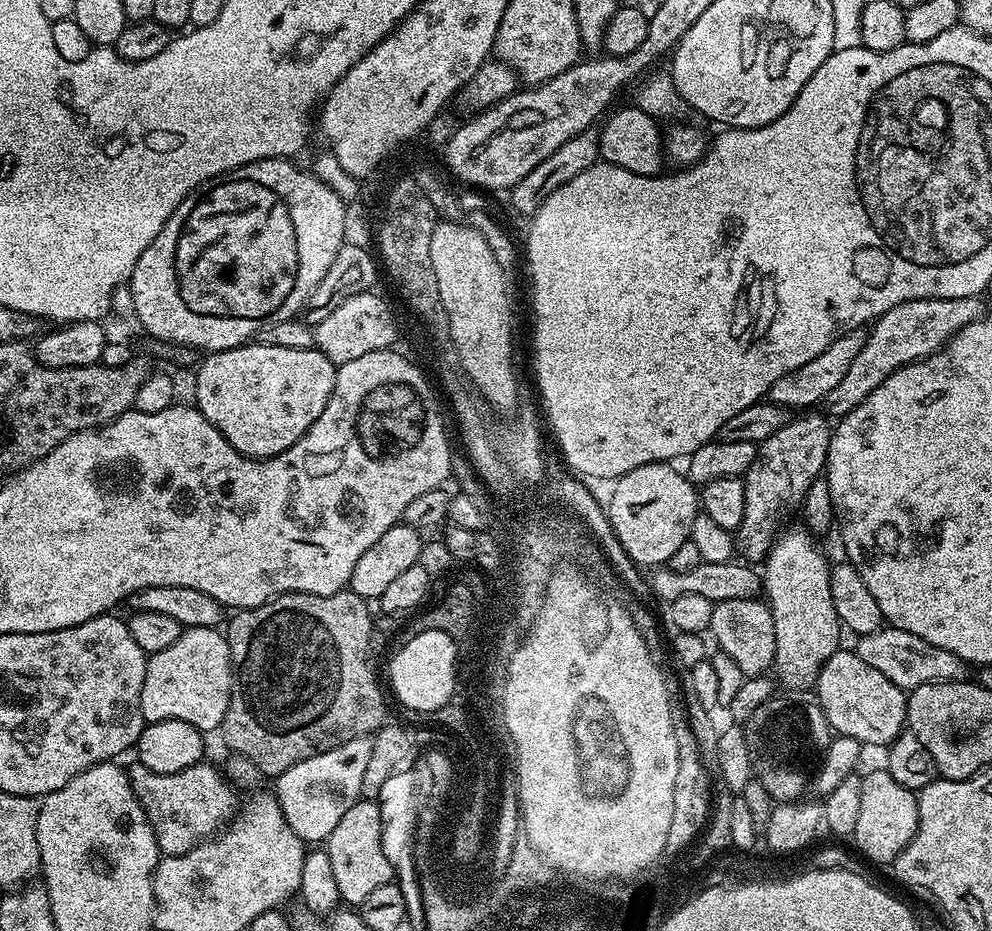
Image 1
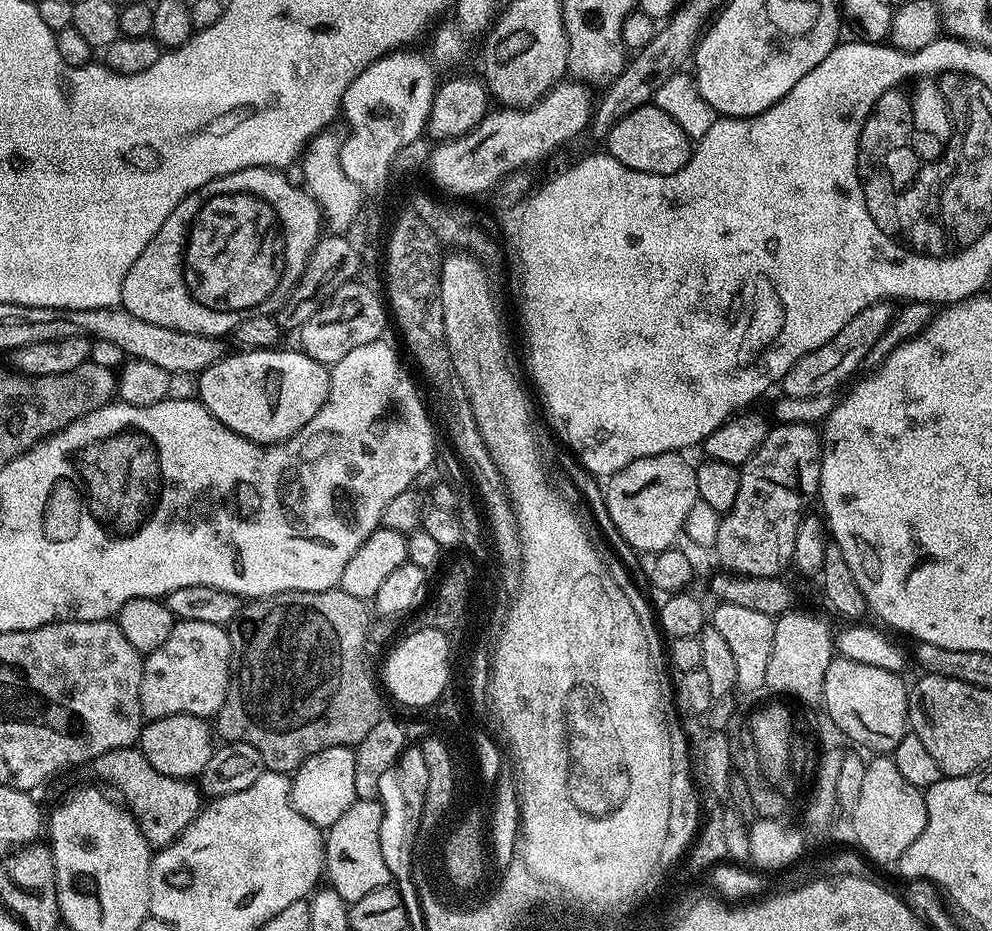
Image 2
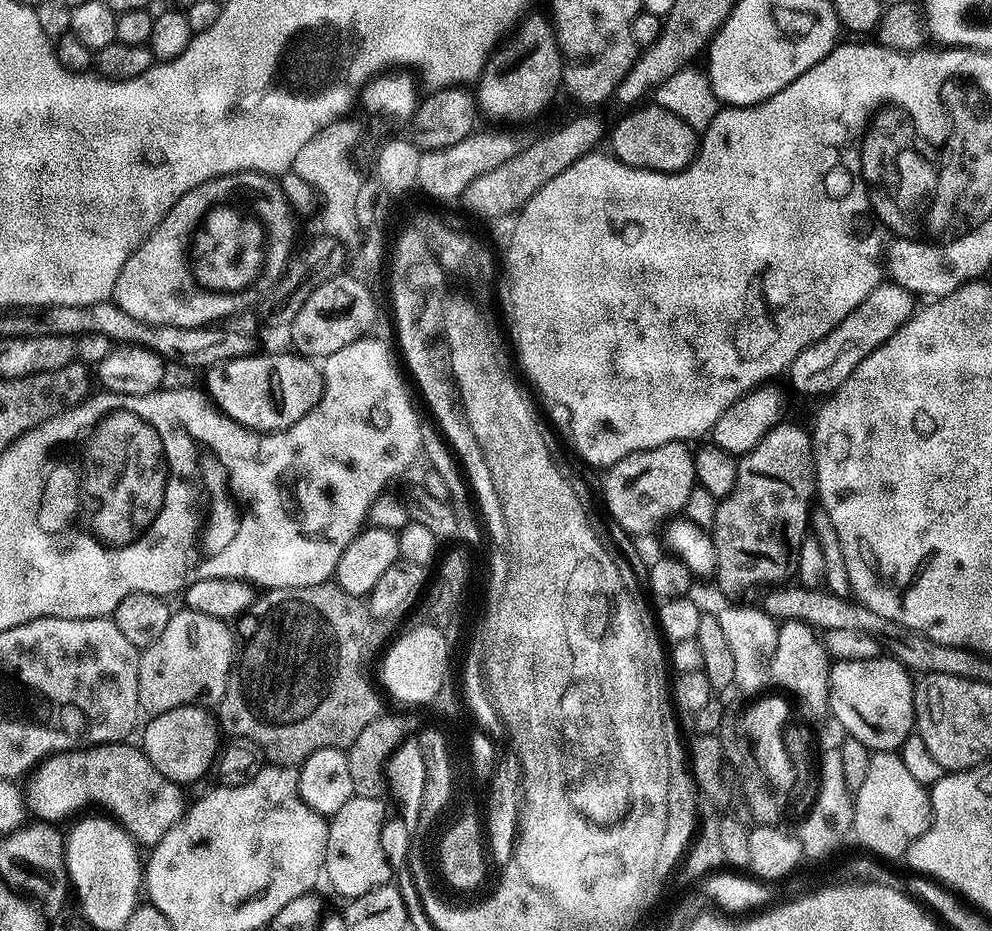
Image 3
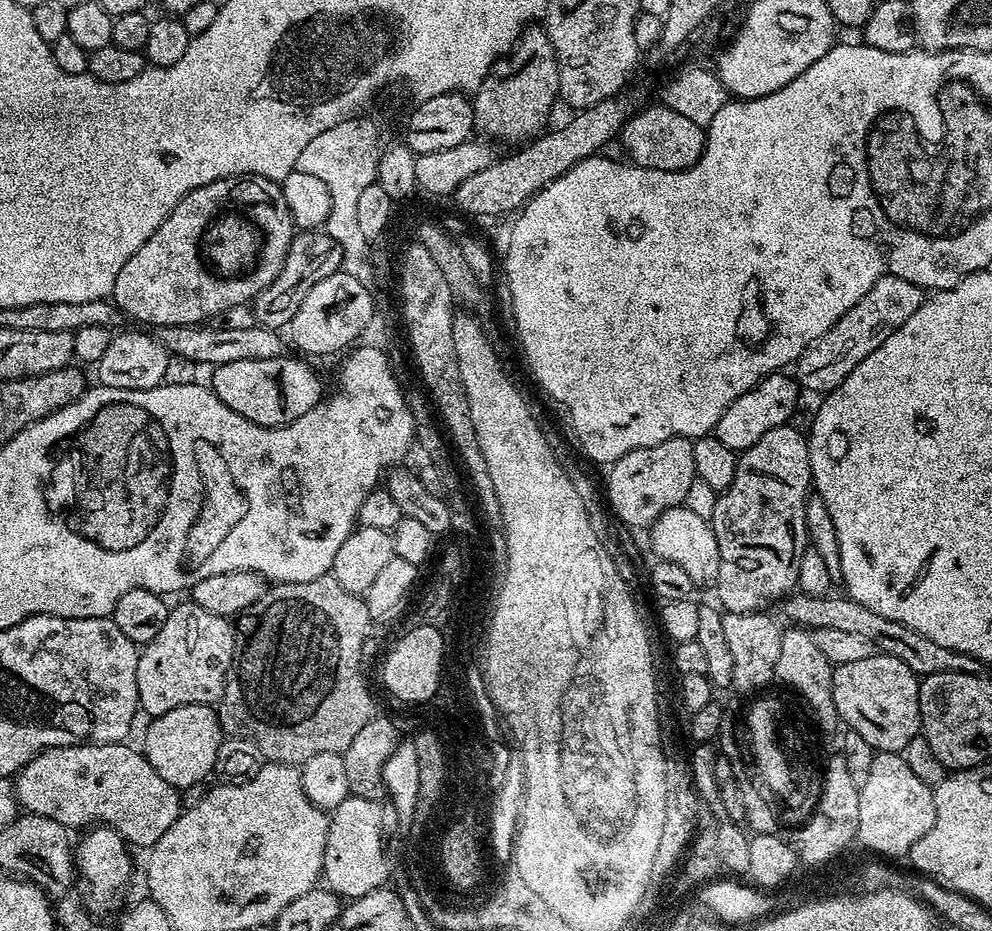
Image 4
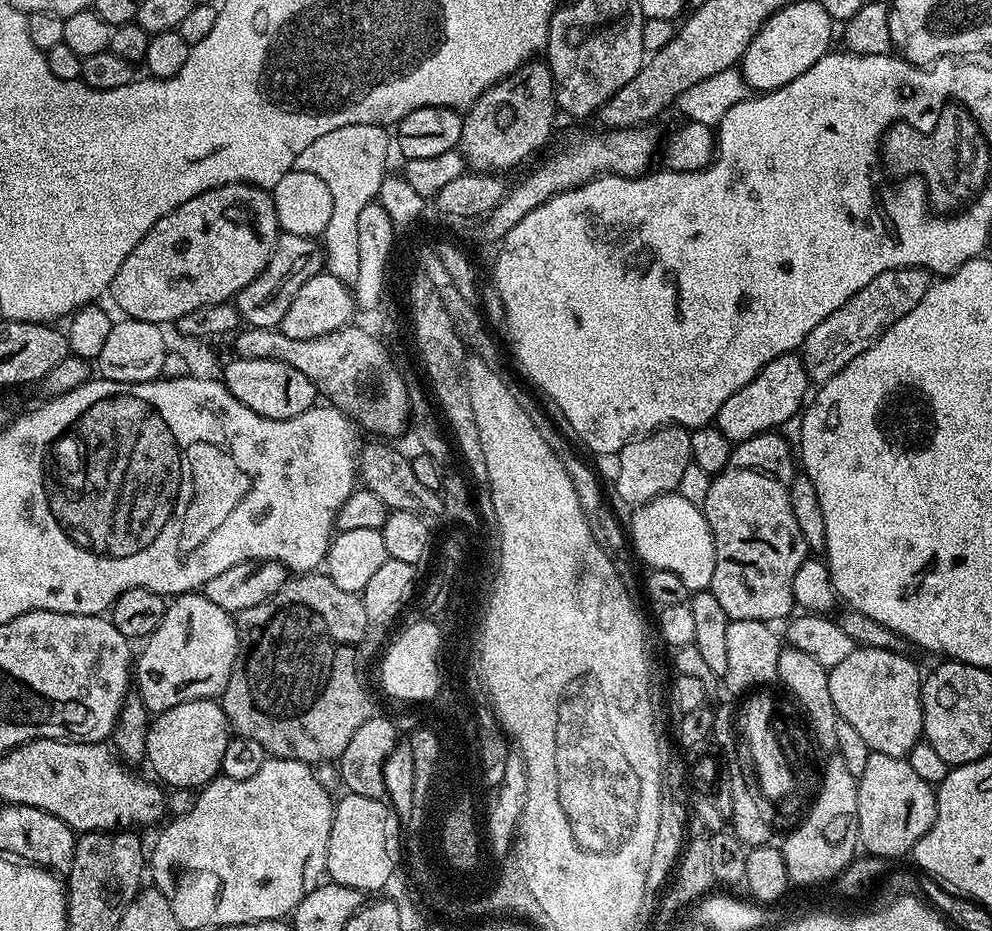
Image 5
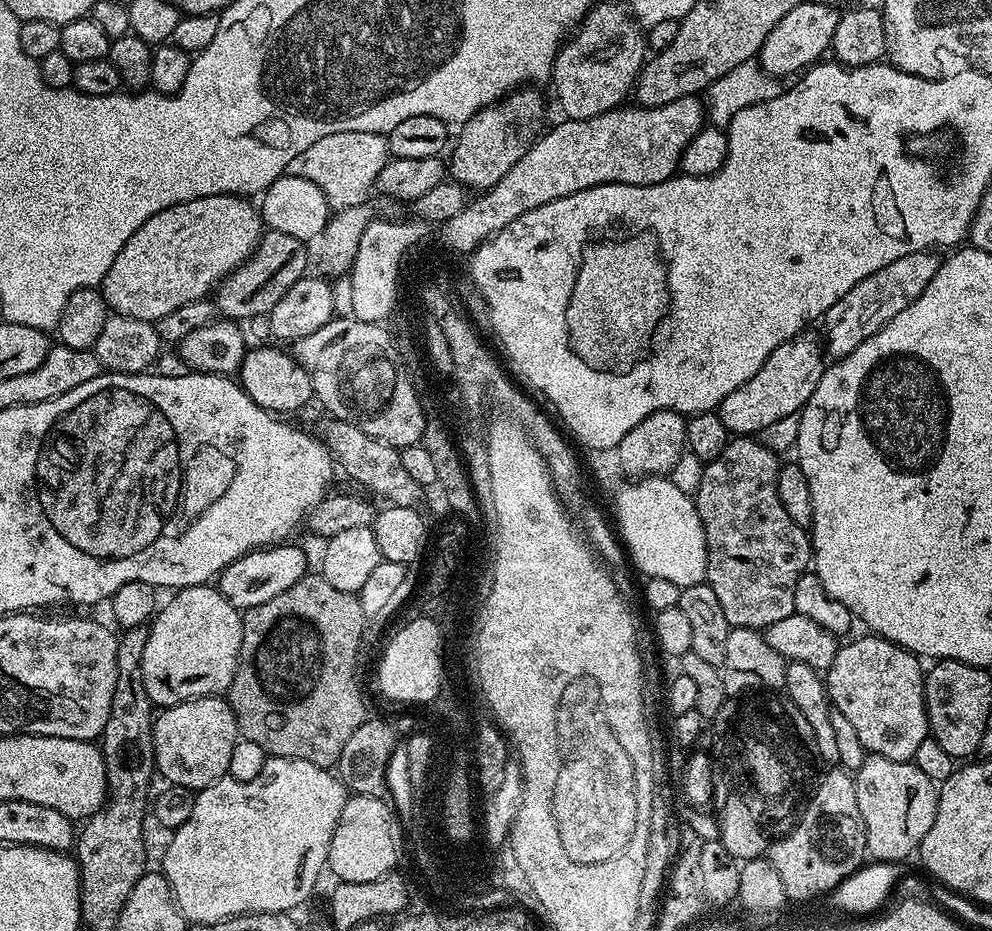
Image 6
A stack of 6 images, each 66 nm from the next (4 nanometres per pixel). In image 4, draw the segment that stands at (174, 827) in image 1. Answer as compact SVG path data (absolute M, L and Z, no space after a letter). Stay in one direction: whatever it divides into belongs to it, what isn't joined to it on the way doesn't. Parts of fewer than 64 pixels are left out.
M131 743L118 744L75 744L61 748L45 748L43 752L21 768L14 776L14 791L19 807L25 813L34 816L54 818L54 822L63 824L69 830L87 829L89 826L112 828L124 837L129 845L141 844L144 850L153 844L174 826L182 811L181 793L162 774L150 766L143 751L131 748Z

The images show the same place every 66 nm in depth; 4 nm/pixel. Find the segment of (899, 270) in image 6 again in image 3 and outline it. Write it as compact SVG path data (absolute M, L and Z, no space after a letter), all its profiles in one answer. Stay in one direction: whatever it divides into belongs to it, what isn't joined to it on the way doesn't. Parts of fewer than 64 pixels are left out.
M885 282L873 290L853 312L846 314L830 334L826 334L818 342L814 342L788 367L786 380L792 383L796 392L804 396L827 397L850 378L850 374L874 350L878 350L903 327L908 319L917 311L918 300L913 293L907 292L897 284Z

